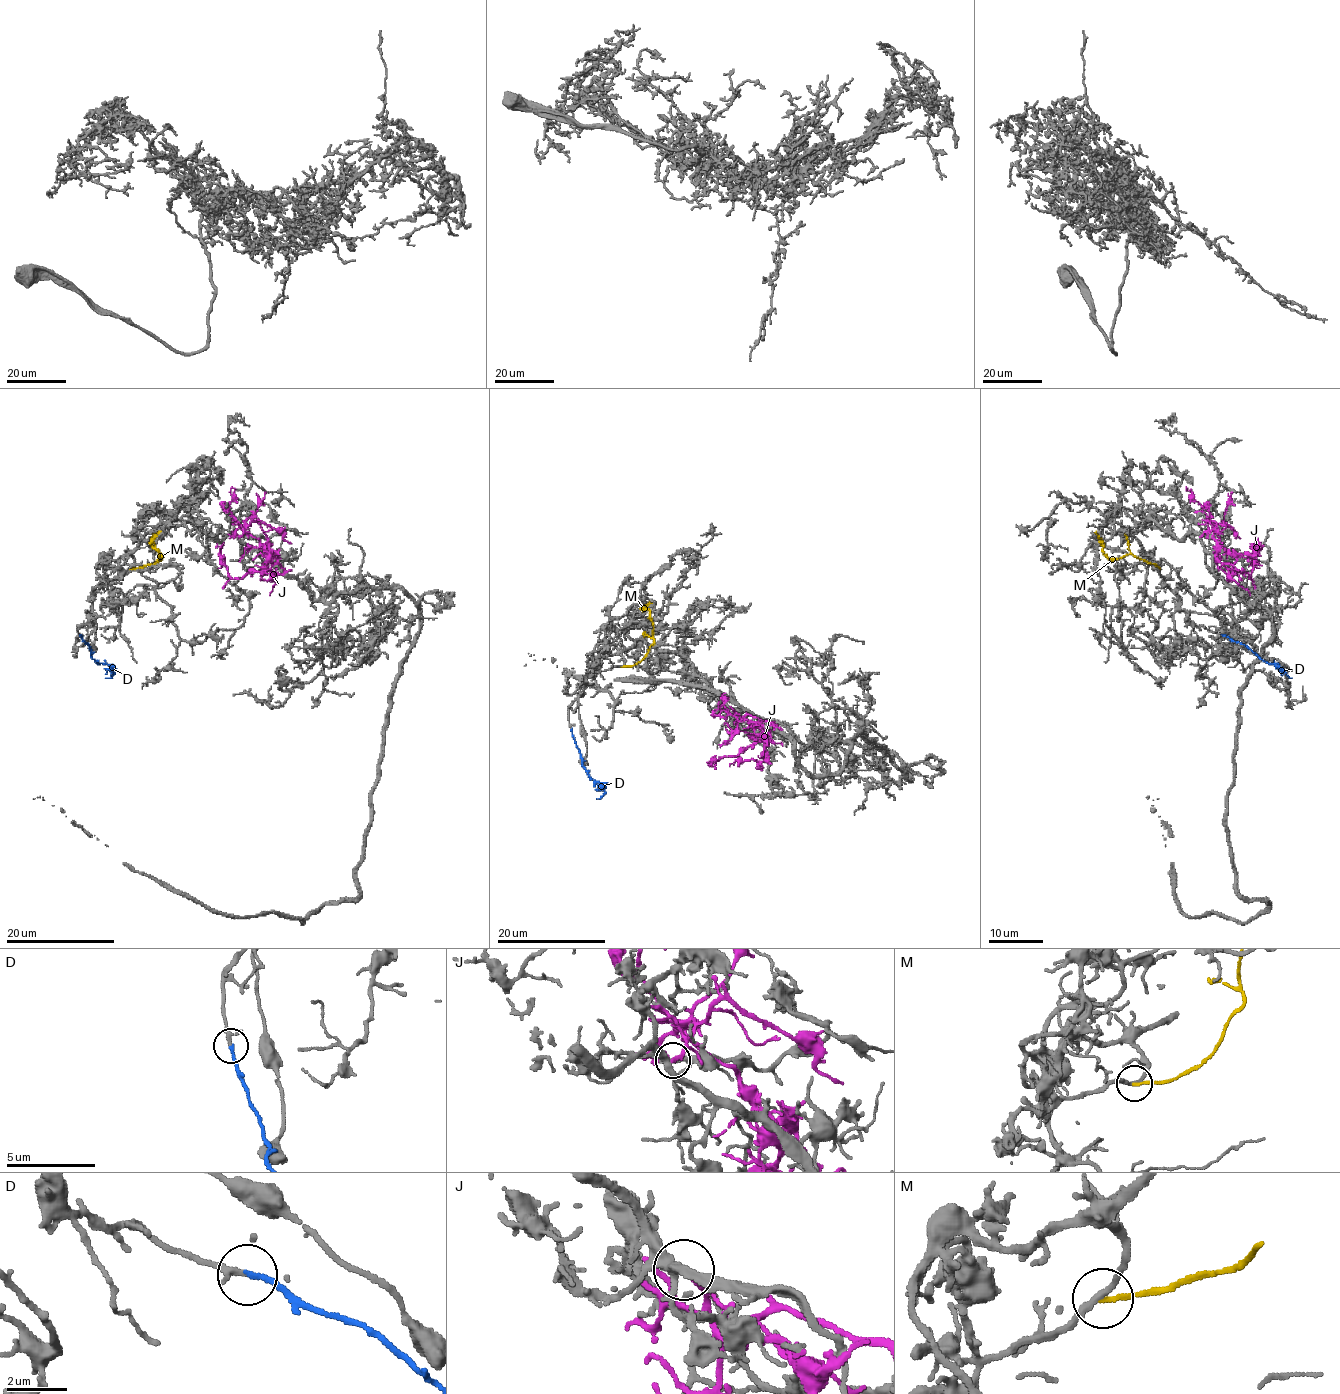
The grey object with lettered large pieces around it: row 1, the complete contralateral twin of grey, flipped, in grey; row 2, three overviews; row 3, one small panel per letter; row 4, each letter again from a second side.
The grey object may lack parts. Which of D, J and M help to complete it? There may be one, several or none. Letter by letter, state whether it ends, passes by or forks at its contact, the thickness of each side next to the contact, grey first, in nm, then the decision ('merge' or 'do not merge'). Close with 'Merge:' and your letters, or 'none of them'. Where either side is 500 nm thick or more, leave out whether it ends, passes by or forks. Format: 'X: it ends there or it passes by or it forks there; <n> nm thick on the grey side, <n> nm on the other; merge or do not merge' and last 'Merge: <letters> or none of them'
D: it ends there; 150 nm thick on the grey side, 170 nm on the other; merge
J: it ends there; 320 nm thick on the grey side, 240 nm on the other; do not merge
M: it ends there; 200 nm thick on the grey side, 150 nm on the other; do not merge
Merge: D

